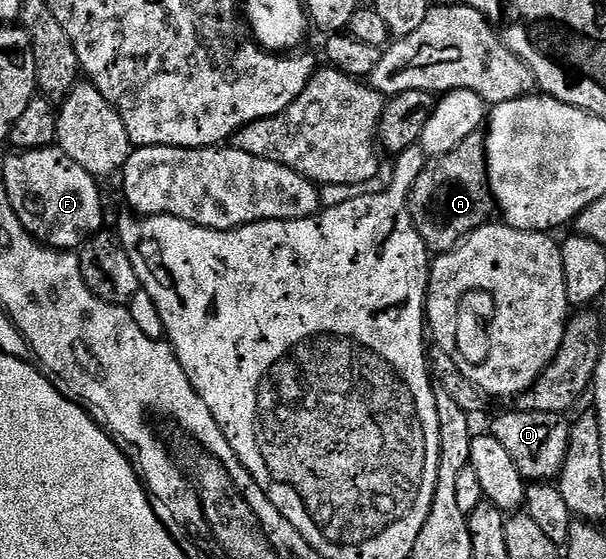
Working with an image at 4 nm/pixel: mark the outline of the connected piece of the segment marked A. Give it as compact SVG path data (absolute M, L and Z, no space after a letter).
M482 129L465 136L453 152L439 154L425 164L411 186L407 207L421 240L435 256L454 250L467 235L492 221L496 204L487 175L487 140Z

